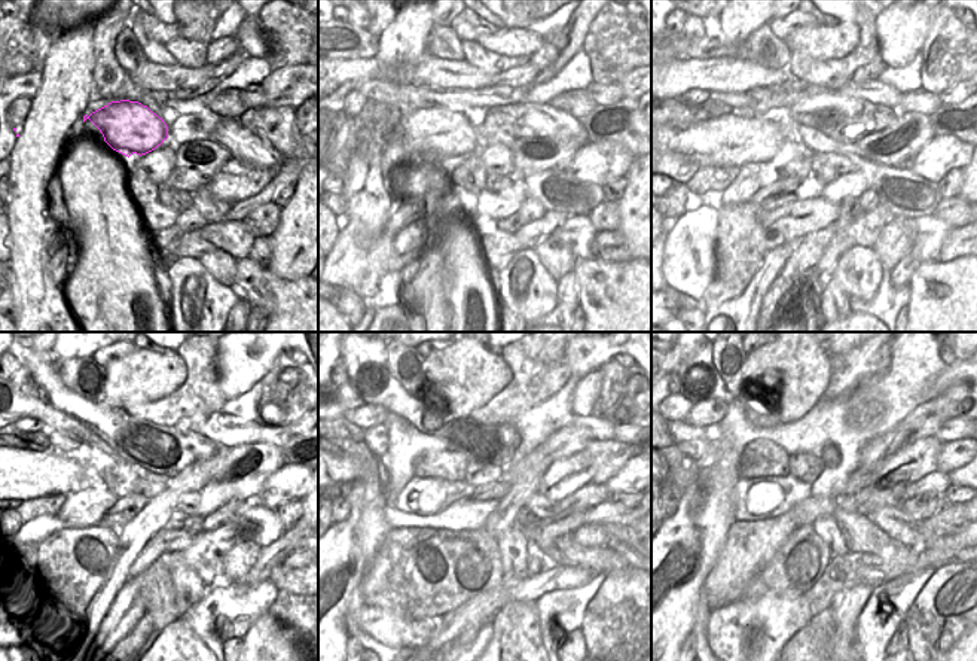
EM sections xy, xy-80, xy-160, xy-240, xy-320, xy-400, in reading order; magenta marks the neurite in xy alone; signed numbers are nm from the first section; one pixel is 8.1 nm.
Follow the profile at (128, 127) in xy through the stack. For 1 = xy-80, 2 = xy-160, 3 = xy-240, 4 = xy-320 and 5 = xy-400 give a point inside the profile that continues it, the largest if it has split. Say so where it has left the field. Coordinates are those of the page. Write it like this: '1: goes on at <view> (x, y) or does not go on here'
1: goes on at xy-80 (439, 131)
2: goes on at xy-160 (681, 146)
3: goes on at xy-240 (15, 474)
4: goes on at xy-320 (357, 475)
5: goes on at xy-400 (690, 466)

